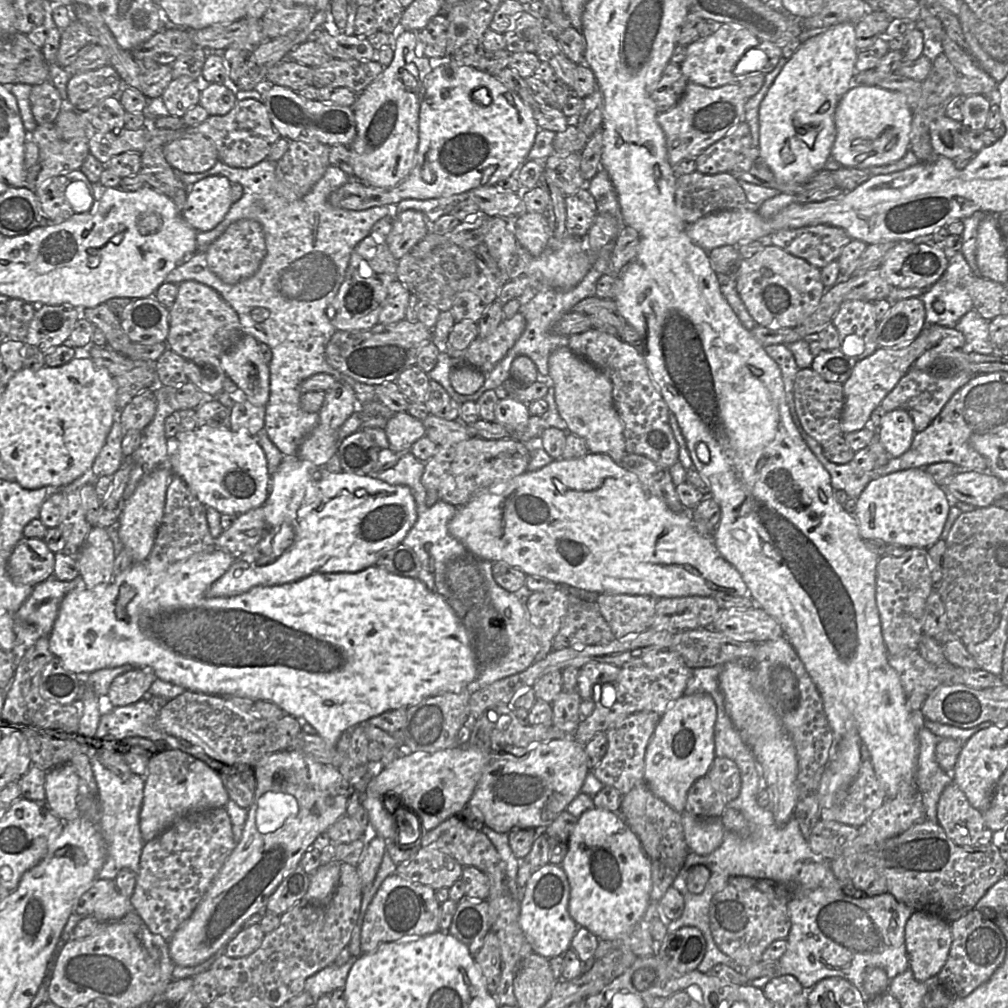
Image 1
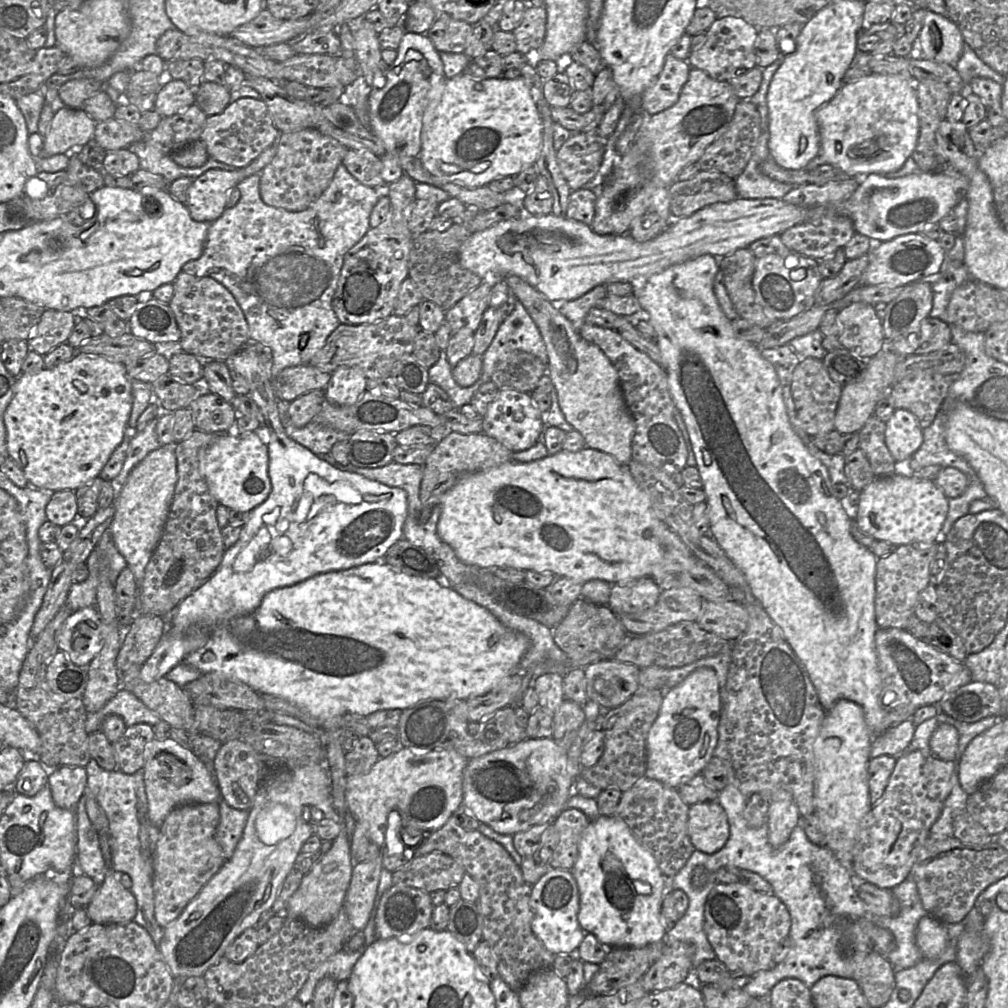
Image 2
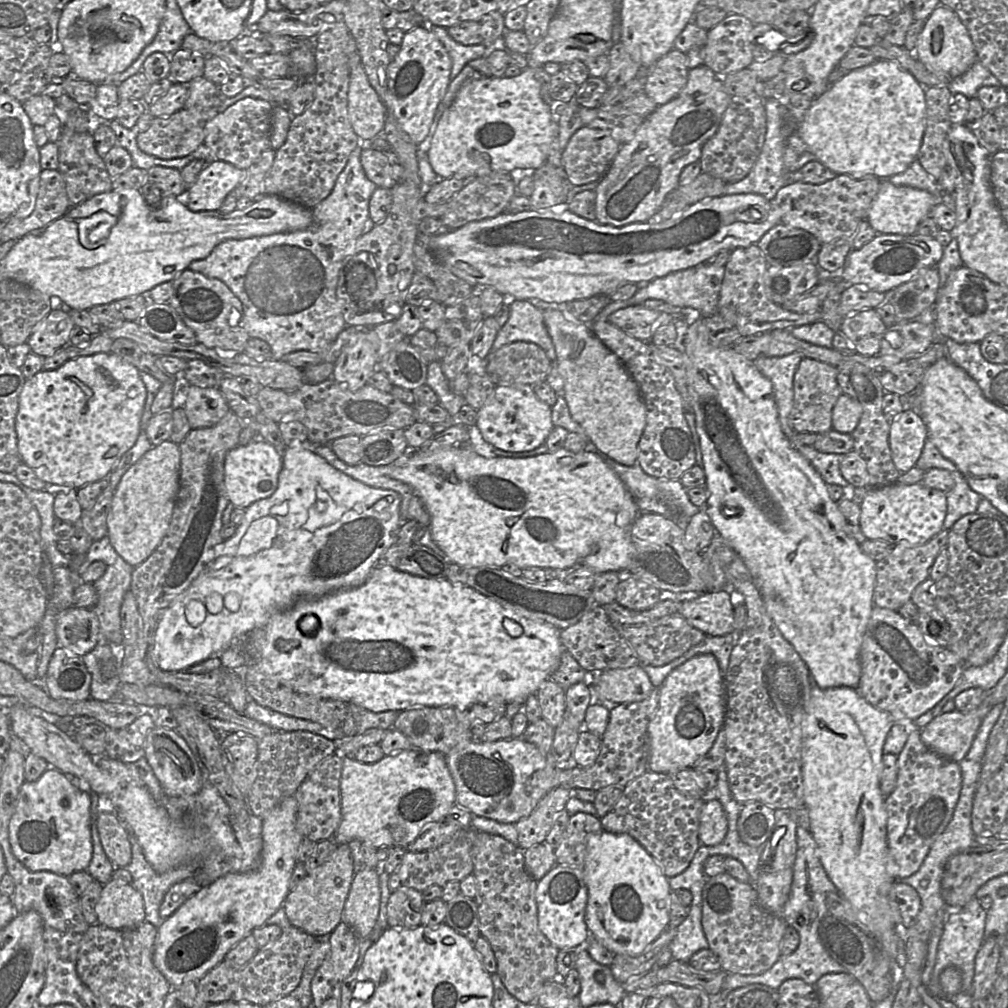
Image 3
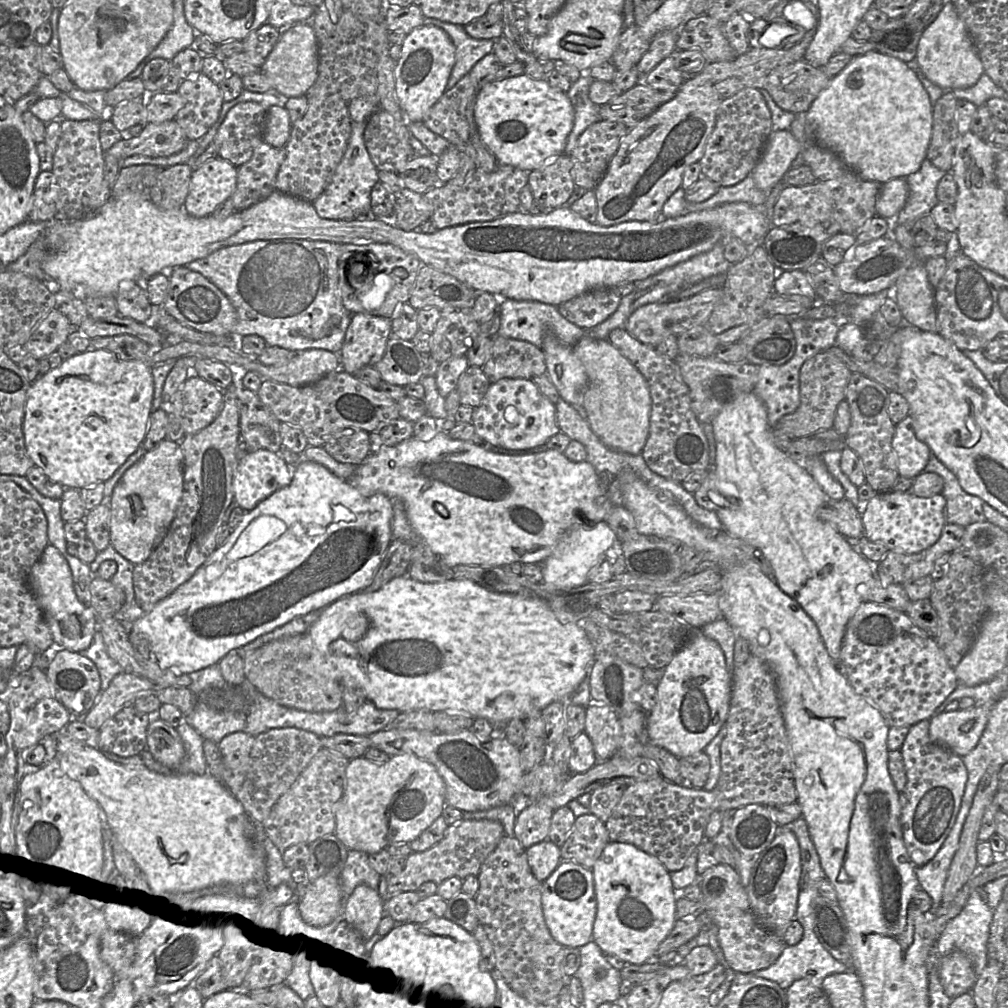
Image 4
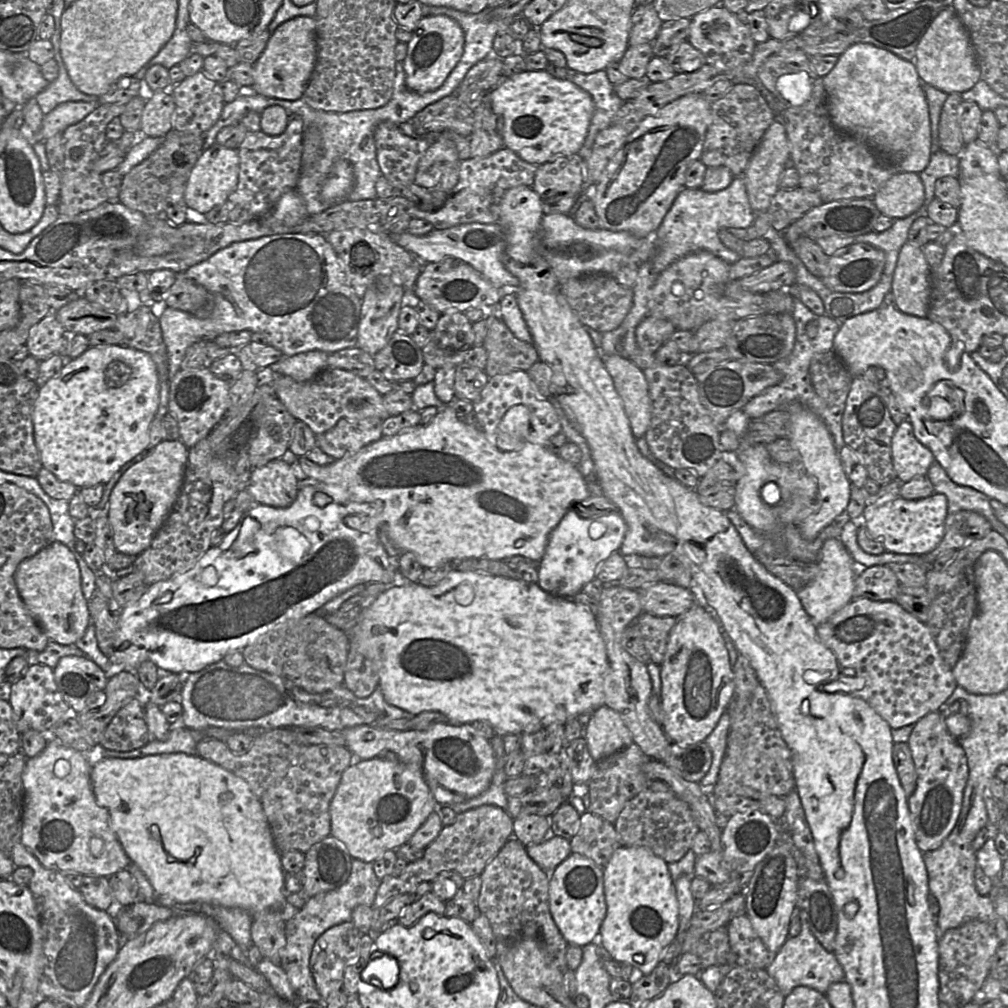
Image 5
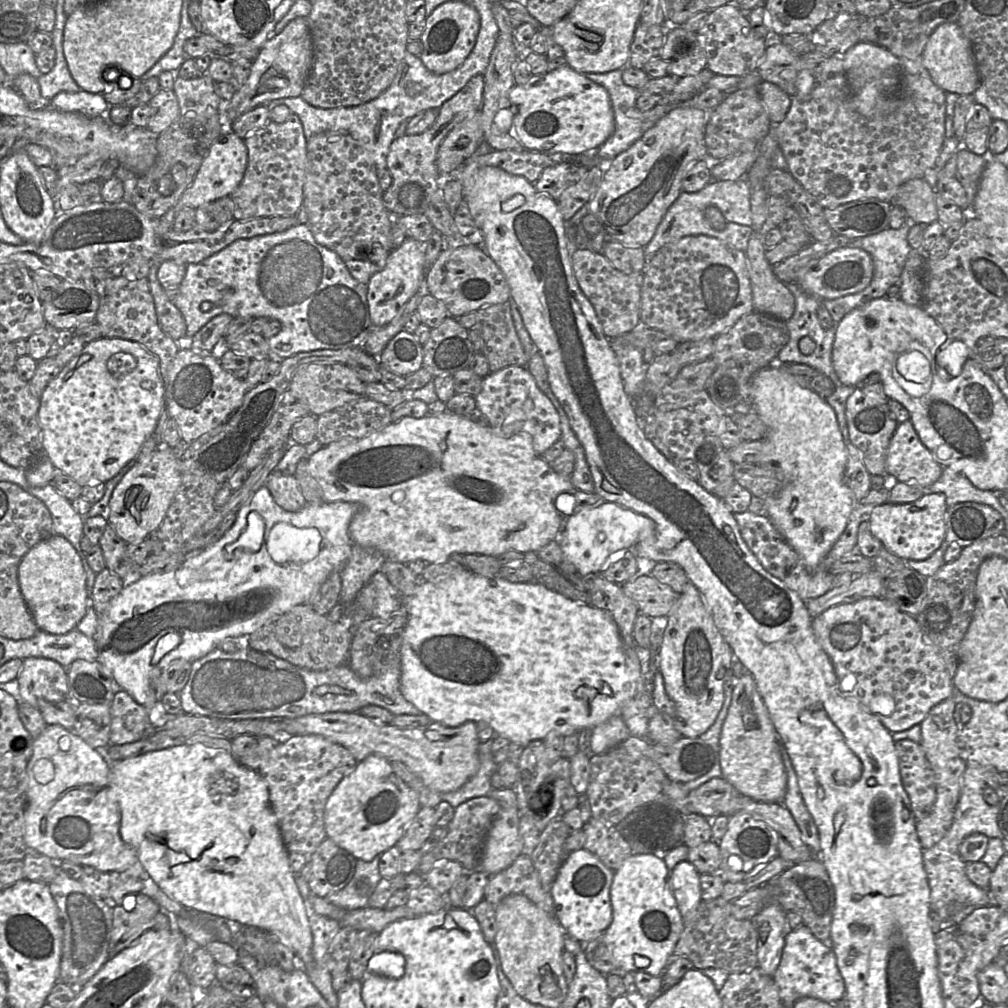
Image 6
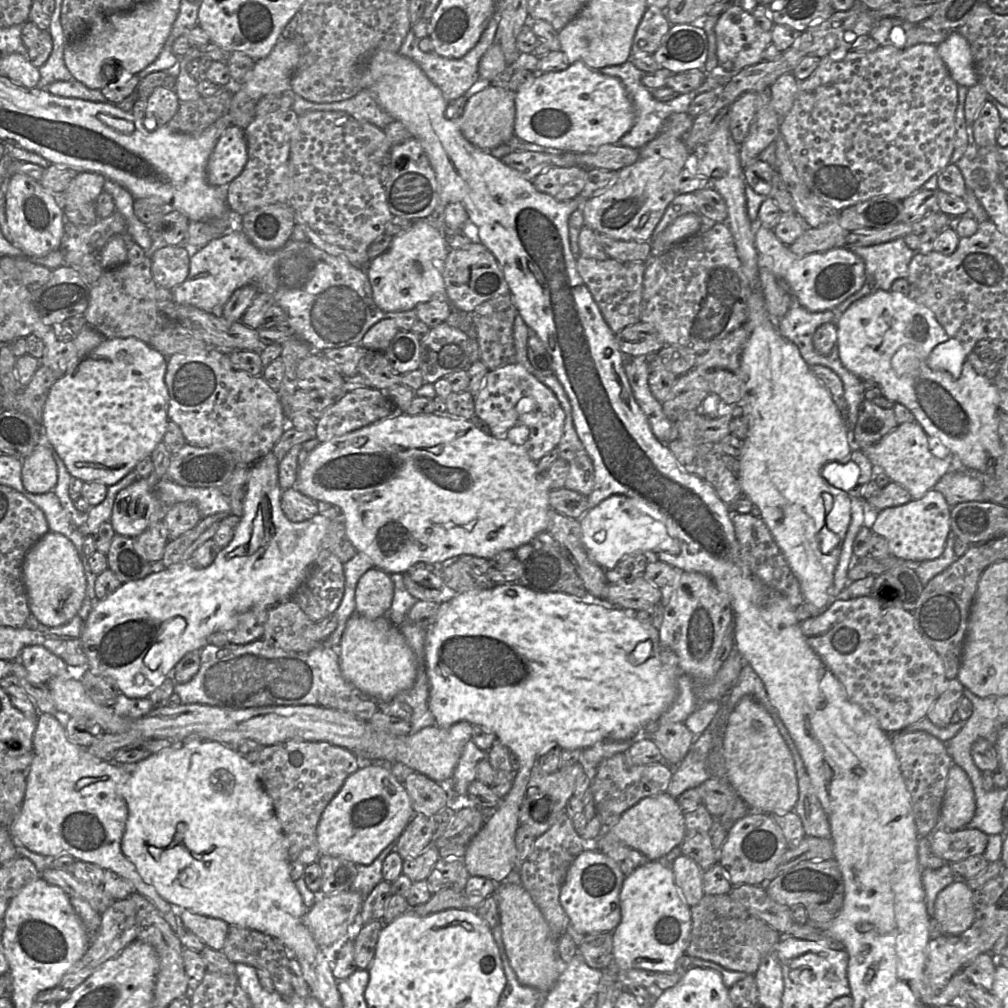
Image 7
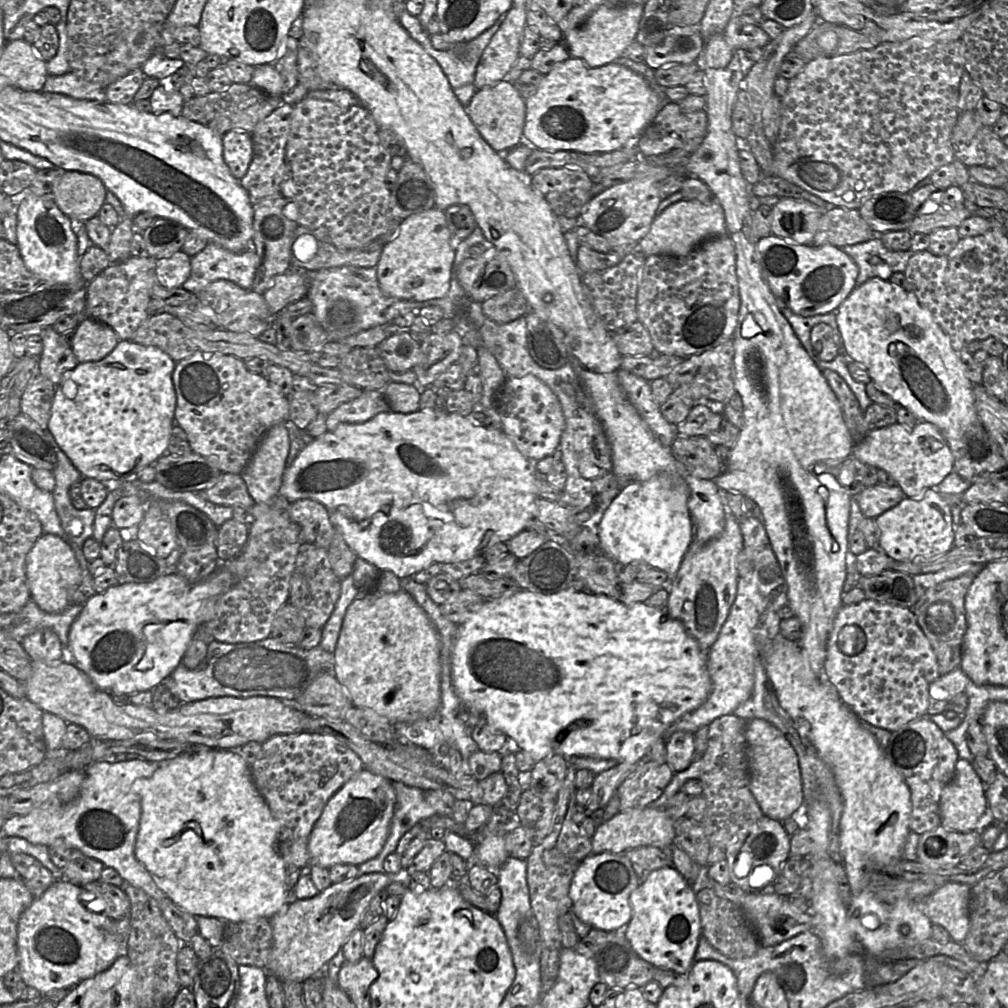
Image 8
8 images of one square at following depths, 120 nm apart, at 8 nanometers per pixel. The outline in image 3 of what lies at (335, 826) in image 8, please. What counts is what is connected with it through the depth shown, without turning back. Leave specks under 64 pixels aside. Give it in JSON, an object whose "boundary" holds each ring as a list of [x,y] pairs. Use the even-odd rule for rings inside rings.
{"boundary":[[[421,749],[396,752],[373,764],[343,757],[340,795],[341,822],[333,835],[335,842],[349,844],[357,839],[375,848],[408,848],[426,824],[442,820],[456,803],[445,754]]]}

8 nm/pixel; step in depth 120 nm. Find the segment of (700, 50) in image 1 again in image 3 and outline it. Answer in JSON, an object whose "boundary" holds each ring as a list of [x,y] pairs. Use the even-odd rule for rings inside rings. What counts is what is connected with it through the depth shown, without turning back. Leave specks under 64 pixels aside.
{"boundary":[[[728,14],[708,31],[703,65],[724,77],[747,68],[754,60],[750,35],[753,24],[739,14]]]}

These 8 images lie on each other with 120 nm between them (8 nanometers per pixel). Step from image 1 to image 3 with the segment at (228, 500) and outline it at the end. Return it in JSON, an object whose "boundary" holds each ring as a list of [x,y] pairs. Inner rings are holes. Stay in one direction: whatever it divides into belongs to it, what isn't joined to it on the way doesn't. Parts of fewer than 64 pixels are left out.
{"boundary":[[[259,436],[247,445],[229,450],[224,462],[224,485],[229,503],[246,509],[253,503],[271,496],[278,485],[282,457],[276,449]]]}

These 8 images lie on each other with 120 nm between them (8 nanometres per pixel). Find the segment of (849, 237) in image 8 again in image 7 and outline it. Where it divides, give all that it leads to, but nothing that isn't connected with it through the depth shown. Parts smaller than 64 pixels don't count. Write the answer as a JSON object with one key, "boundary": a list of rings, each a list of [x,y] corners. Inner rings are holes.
{"boundary":[[[838,212],[836,213],[837,218],[832,221],[817,227],[817,228],[807,228],[803,231],[801,236],[799,236],[790,246],[789,249],[796,255],[804,256],[817,252],[824,252],[835,247],[844,247],[844,241],[846,236],[850,231],[841,227],[838,222]]]}

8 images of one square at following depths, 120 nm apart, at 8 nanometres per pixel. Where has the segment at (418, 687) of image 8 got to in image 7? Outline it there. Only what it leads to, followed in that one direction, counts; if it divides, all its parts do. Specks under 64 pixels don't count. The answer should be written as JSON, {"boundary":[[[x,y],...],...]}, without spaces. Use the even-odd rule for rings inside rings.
{"boundary":[[[357,614],[351,616],[343,632],[338,654],[343,677],[376,702],[393,699],[410,689],[416,680],[416,657],[401,631],[386,615],[374,620]]]}

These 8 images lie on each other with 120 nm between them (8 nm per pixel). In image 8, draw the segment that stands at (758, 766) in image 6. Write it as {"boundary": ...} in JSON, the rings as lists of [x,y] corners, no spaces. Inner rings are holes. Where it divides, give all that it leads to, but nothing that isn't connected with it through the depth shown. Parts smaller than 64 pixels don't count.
{"boundary":[[[754,718],[745,729],[750,790],[765,816],[784,821],[800,815],[804,792],[797,753],[783,732],[772,723]]]}

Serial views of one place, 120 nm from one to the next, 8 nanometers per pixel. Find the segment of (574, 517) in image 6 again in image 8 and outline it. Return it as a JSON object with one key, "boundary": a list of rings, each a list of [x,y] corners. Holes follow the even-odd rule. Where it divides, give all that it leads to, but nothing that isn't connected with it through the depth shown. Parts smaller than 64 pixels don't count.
{"boundary":[[[654,477],[625,484],[604,511],[598,537],[605,553],[614,562],[644,561],[663,570],[672,579],[693,540],[693,523],[687,506],[688,488],[682,480]]]}

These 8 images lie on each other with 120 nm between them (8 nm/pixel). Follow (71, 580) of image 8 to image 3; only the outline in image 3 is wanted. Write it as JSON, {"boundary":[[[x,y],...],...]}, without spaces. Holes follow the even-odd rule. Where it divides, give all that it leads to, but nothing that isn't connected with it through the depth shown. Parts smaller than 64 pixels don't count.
{"boundary":[[[75,606],[62,610],[57,618],[59,647],[83,657],[101,640],[98,617],[91,608]]]}

